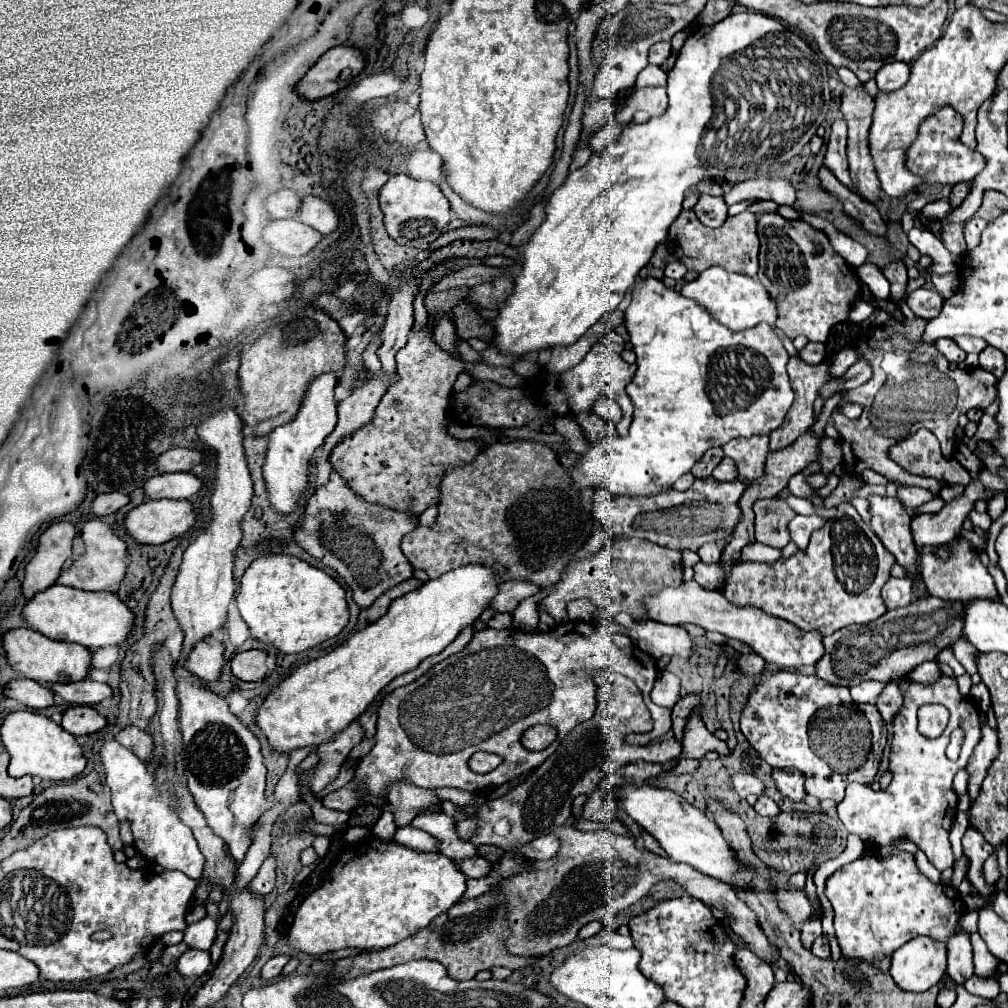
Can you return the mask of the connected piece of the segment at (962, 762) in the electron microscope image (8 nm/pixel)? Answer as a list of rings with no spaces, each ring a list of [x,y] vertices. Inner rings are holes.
[[[942,674],[940,680],[934,684],[912,682],[904,694],[902,708],[894,716],[894,736],[892,736],[892,744],[890,744],[890,772],[892,772],[890,786],[886,790],[874,792],[870,786],[850,784],[846,788],[846,798],[838,804],[838,816],[840,816],[842,824],[846,826],[848,834],[856,834],[864,842],[876,842],[878,846],[886,846],[886,844],[892,844],[896,840],[906,838],[906,840],[914,842],[928,856],[930,864],[936,866],[938,870],[952,868],[954,854],[952,854],[952,846],[950,846],[948,836],[950,836],[950,828],[952,828],[952,822],[956,816],[956,806],[958,806],[958,796],[952,788],[952,778],[960,768],[964,768],[968,764],[968,758],[972,756],[974,746],[980,742],[980,736],[982,736],[980,734],[980,712],[976,710],[972,700],[962,698],[962,694],[958,692],[956,676]],[[924,704],[944,704],[950,710],[950,730],[944,730],[944,734],[938,740],[928,740],[918,732],[917,711]],[[954,728],[964,728],[964,732],[966,732],[964,744],[962,744],[962,754],[956,762],[948,760],[948,756],[946,756],[946,746],[950,742],[950,734]]]

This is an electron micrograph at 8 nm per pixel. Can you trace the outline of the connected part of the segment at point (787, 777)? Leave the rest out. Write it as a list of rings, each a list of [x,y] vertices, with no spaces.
[[[784,768],[784,770],[774,770],[772,772],[774,780],[776,780],[776,788],[788,796],[794,802],[802,802],[806,796],[804,790],[804,776],[800,774],[800,770],[794,768]]]

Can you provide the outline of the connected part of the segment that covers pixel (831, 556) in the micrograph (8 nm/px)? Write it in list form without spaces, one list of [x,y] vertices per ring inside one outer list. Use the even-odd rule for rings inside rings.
[[[840,504],[836,516],[826,520],[826,524],[812,534],[806,550],[798,550],[794,556],[780,558],[776,562],[734,564],[726,578],[724,596],[736,606],[756,606],[766,614],[772,614],[796,624],[802,630],[818,628],[822,630],[824,636],[829,636],[836,630],[852,624],[861,625],[872,622],[888,610],[880,596],[880,590],[890,578],[890,568],[894,562],[896,562],[894,556],[882,546],[872,526],[860,518],[856,508],[850,504]]]

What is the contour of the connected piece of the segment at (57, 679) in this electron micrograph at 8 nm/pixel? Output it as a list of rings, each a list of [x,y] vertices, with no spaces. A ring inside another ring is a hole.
[[[16,628],[16,630],[6,632],[4,648],[8,654],[8,662],[16,672],[36,682],[42,682],[42,684],[78,682],[78,680],[88,678],[92,670],[92,650],[90,648],[78,646],[74,642],[60,642],[60,640],[46,638],[44,634],[38,634],[32,628]]]

